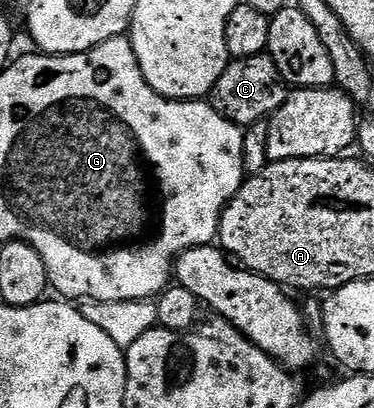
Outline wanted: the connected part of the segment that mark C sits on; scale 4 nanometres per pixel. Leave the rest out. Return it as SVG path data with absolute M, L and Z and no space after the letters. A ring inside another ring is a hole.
M260 53L254 57L239 57L230 60L229 66L219 75L211 94L211 104L223 119L242 127L248 127L272 118L279 107L283 107L287 86L279 67L272 57Z

